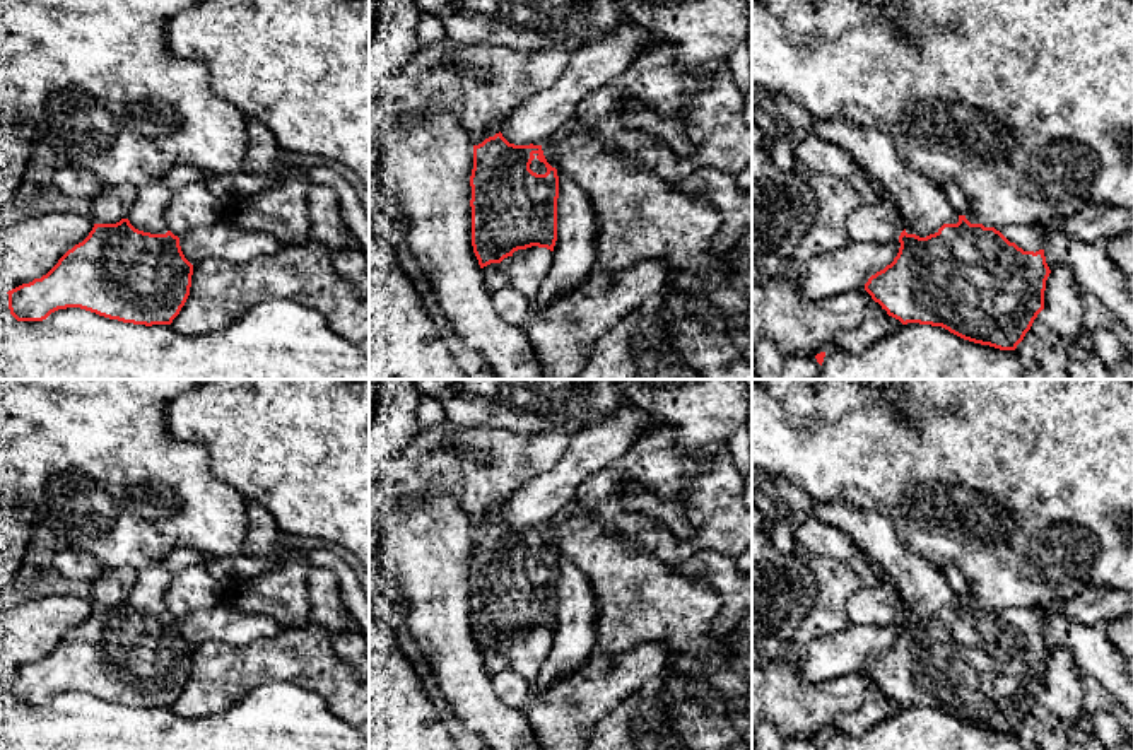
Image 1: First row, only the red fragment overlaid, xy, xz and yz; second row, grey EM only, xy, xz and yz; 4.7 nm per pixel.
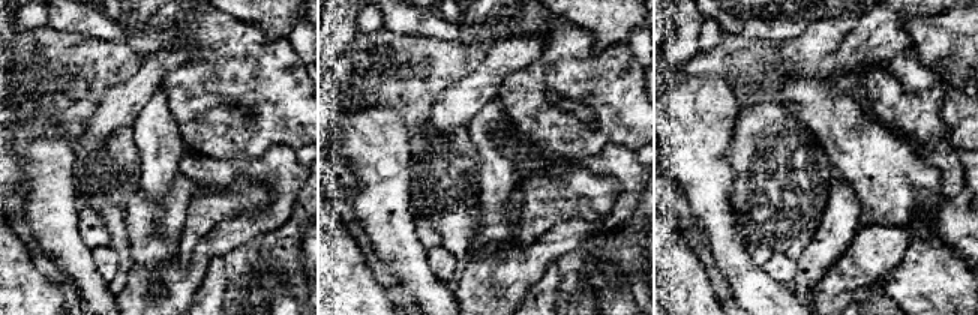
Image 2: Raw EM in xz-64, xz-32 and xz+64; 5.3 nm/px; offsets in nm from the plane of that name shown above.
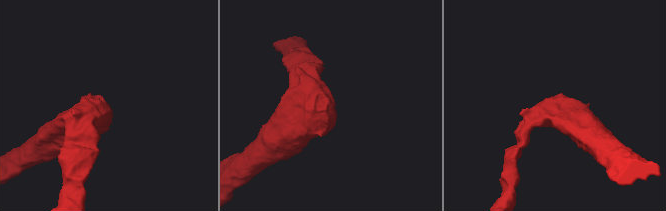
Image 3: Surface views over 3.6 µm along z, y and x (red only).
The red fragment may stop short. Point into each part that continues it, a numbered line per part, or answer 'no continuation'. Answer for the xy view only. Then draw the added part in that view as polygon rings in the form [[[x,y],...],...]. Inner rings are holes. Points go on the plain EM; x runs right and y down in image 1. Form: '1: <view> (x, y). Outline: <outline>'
1: xy (147, 595). Outline: [[[154,562],[137,572],[137,581],[126,598],[130,606],[144,615],[166,617],[169,612],[164,603],[166,589],[173,572],[161,562]]]

